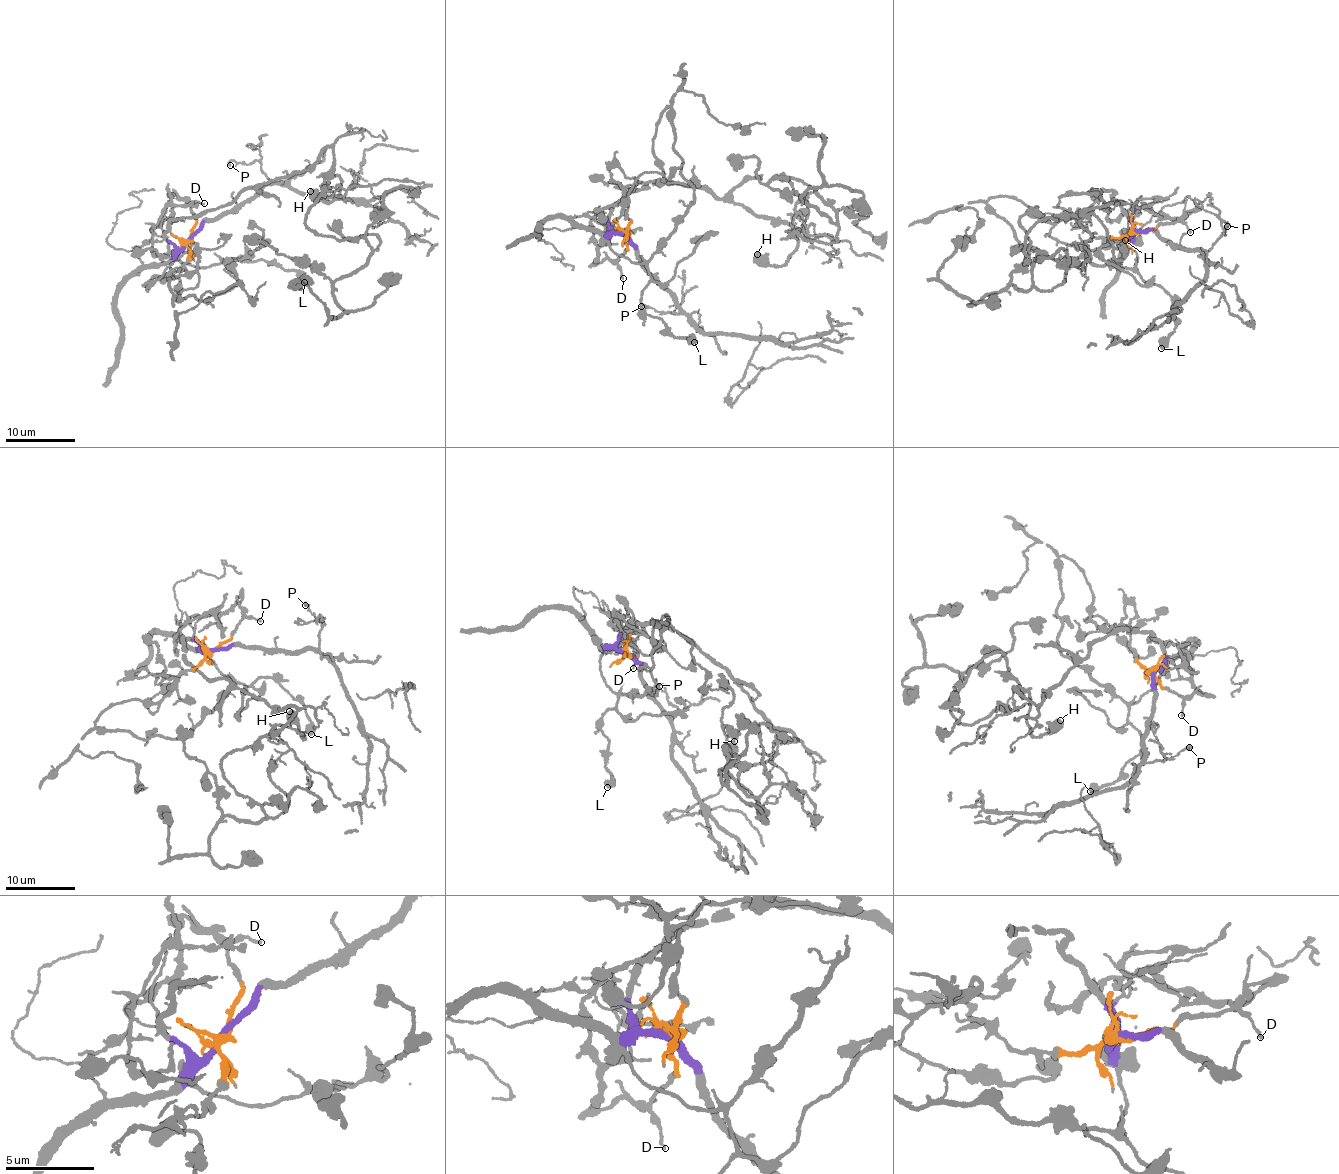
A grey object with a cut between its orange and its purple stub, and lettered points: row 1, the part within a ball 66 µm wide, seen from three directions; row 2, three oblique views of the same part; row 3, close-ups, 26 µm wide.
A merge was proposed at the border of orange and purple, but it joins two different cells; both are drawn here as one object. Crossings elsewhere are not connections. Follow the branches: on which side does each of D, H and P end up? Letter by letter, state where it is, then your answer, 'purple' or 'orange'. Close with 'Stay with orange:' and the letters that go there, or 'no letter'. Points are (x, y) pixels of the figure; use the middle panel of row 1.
D: at (623, 278); orange
H: at (757, 254); purple
P: at (641, 306); purple
Stay with orange: D

